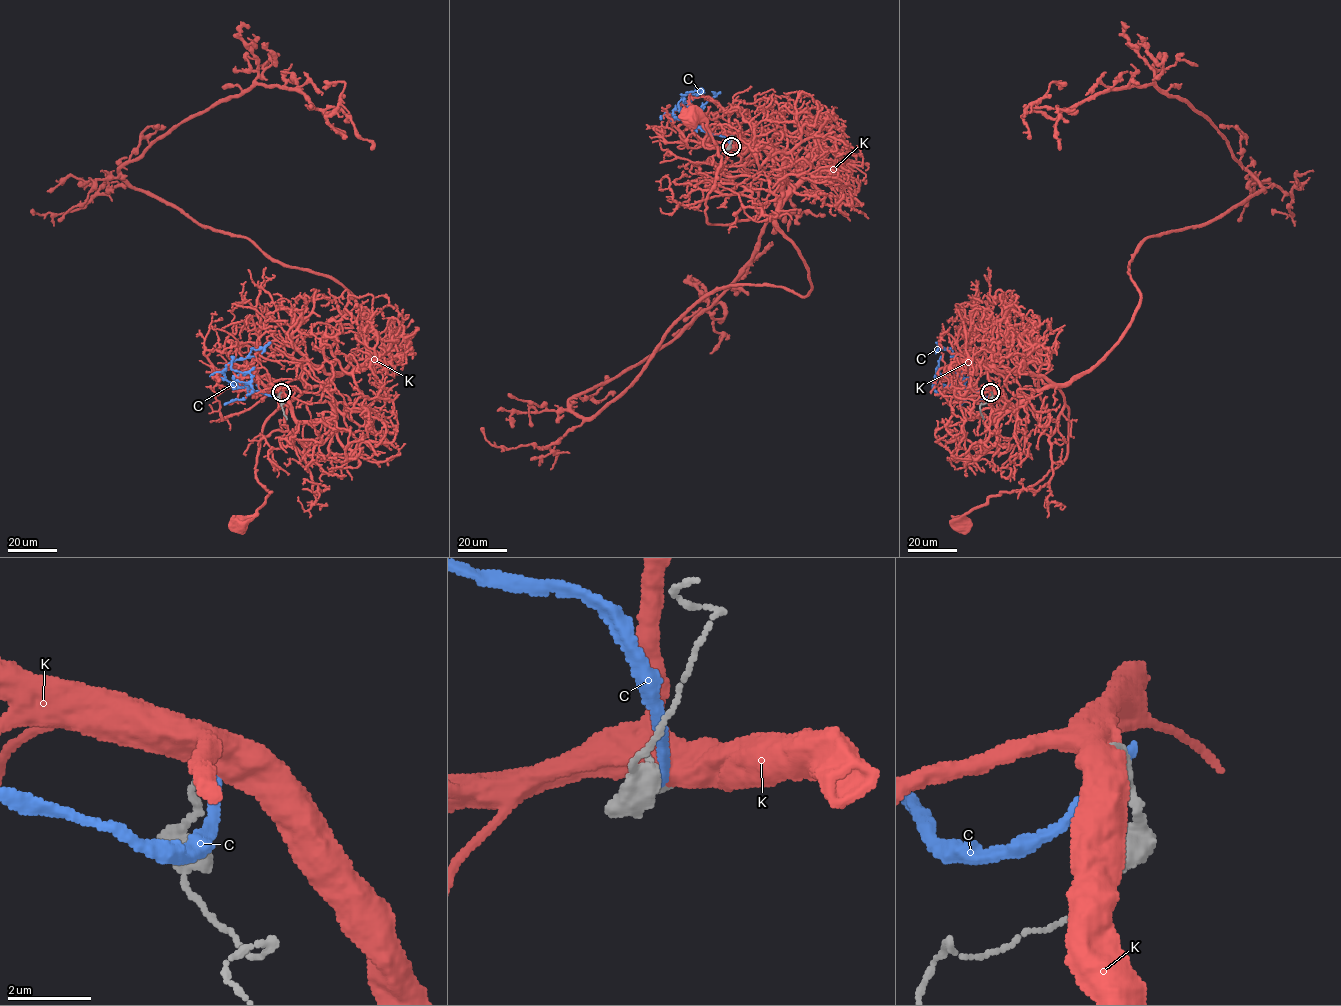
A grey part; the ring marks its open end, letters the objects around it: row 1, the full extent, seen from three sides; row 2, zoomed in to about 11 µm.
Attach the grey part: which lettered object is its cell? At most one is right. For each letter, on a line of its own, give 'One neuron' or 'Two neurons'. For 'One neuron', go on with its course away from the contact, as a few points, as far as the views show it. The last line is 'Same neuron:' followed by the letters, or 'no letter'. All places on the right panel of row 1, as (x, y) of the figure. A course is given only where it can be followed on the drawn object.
C: Two neurons
K: Two neurons
Same neuron: no letter

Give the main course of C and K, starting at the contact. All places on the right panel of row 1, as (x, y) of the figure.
C: (992, 393), (981, 398), (967, 387), (951, 366), (955, 359), (952, 351), (943, 349), (936, 342)
K: (991, 392), (991, 421), (1036, 391), (1059, 385), (1068, 408), (1067, 454), (1028, 488), (992, 495), (961, 526)

